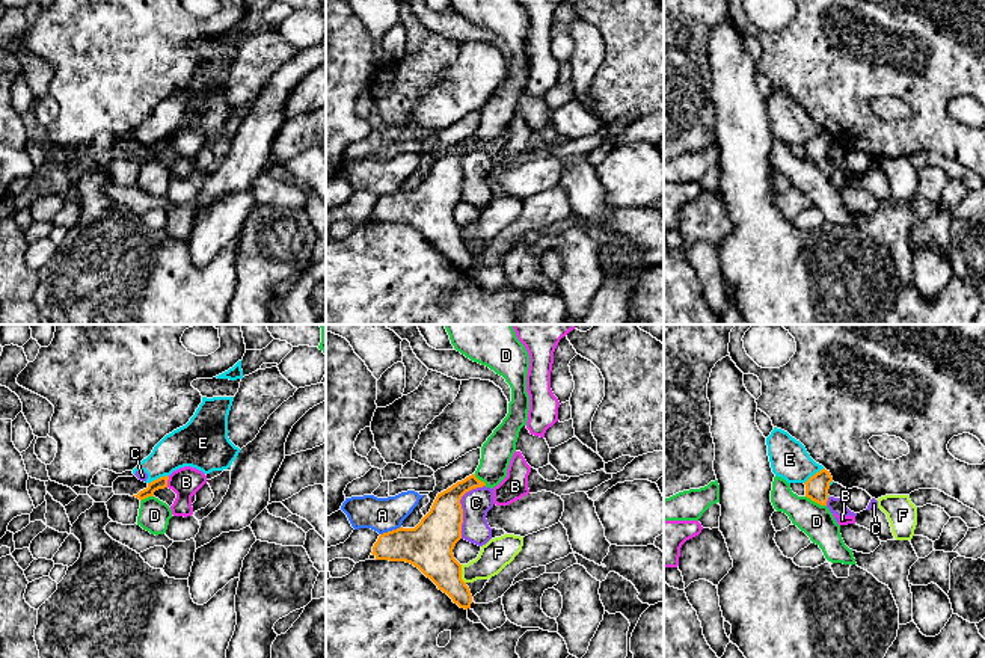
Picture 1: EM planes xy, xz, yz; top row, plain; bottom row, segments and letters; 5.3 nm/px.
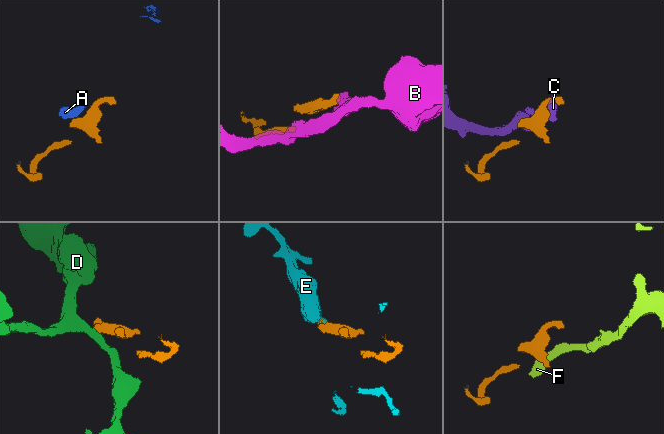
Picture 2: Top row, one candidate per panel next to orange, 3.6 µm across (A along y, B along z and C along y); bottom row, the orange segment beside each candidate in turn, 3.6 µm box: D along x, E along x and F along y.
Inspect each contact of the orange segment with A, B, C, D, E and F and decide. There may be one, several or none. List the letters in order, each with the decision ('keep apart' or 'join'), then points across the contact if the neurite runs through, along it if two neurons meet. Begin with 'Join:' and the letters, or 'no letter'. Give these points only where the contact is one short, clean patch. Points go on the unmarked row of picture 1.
Join: no letter
A: keep apart; border along xz (400, 187), (380, 196)
B: keep apart; border along xy (169, 139), (166, 148)
C: keep apart
D: keep apart; border along yz (806, 157), (825, 168)
E: keep apart; border along xy (168, 138), (160, 138), (148, 145)
F: keep apart; border along xz (460, 227), (460, 240), (465, 245)

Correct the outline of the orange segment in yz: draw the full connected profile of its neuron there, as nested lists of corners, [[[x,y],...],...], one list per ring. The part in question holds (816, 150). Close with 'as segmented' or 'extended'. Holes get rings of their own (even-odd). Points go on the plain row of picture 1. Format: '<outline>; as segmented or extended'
[[[825,130],[812,137],[804,146],[805,146],[805,158],[812,163],[827,168],[828,163],[828,151],[830,145],[833,143],[833,139],[830,133]]]; as segmented

